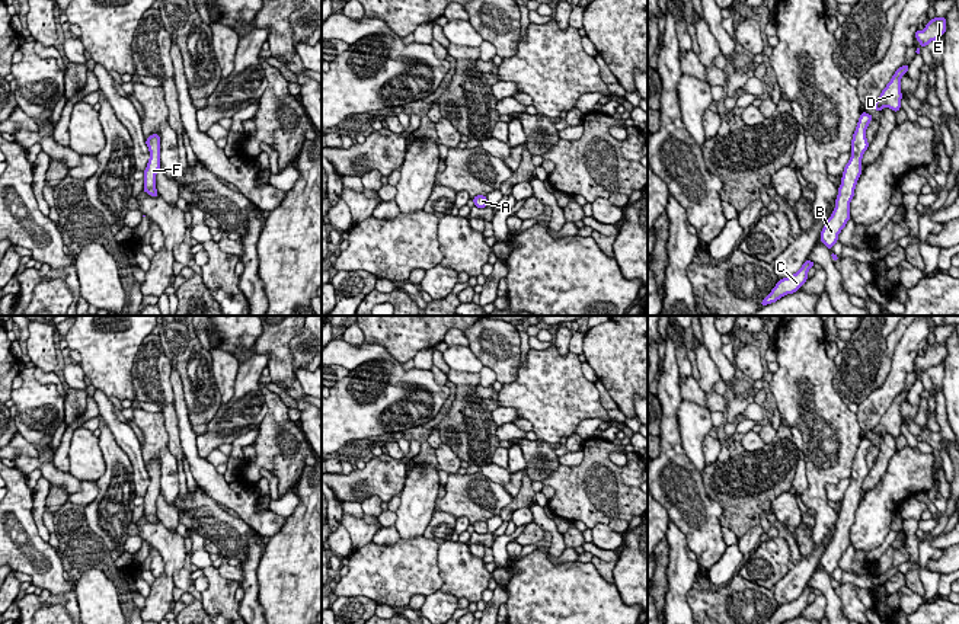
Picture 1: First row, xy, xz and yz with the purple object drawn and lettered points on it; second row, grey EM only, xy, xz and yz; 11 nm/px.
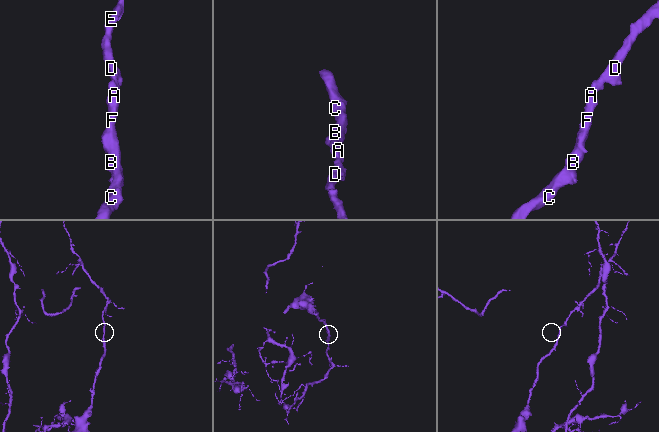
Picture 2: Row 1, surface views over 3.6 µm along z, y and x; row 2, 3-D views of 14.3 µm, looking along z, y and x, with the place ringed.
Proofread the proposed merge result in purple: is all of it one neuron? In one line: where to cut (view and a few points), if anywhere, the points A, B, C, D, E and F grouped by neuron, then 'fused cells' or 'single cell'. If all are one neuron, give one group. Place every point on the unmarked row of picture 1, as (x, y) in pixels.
no cut; A B C D E F; single cell

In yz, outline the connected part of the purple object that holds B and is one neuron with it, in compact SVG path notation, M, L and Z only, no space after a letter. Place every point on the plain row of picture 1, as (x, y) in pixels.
M861 438L856 457L851 465L851 483L844 493L841 511L838 513L838 521L835 525L835 534L831 543L827 545L821 557L821 567L831 576L832 572L838 567L838 560L845 553L847 547L850 545L850 528L854 522L854 515L857 506L861 500L861 484L864 477L869 473L866 464L866 455L872 447L872 441Z

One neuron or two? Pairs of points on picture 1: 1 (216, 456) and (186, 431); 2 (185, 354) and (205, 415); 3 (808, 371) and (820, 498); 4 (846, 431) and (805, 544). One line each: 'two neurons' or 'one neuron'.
1: two neurons
2: one neuron
3: one neuron
4: two neurons

